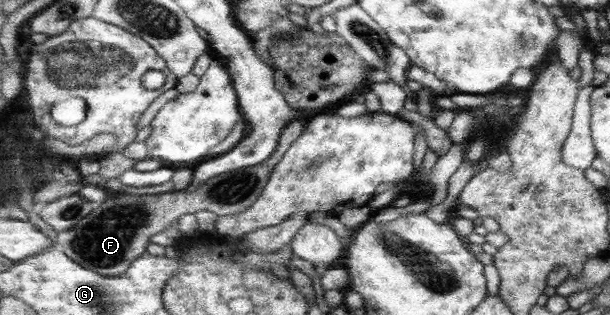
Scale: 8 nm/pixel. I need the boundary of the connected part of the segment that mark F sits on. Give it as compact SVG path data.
M330 101L323 107L298 109L296 120L282 131L275 153L262 164L214 176L206 184L198 186L194 192L171 190L167 193L143 196L123 193L116 198L107 199L104 203L95 205L93 212L73 230L58 233L56 244L80 266L90 268L102 276L120 276L131 268L136 259L147 252L152 236L176 226L182 216L210 210L220 218L250 211L262 197L276 165L283 159L290 145L306 130L310 119L320 113L332 113L338 106L338 101Z

